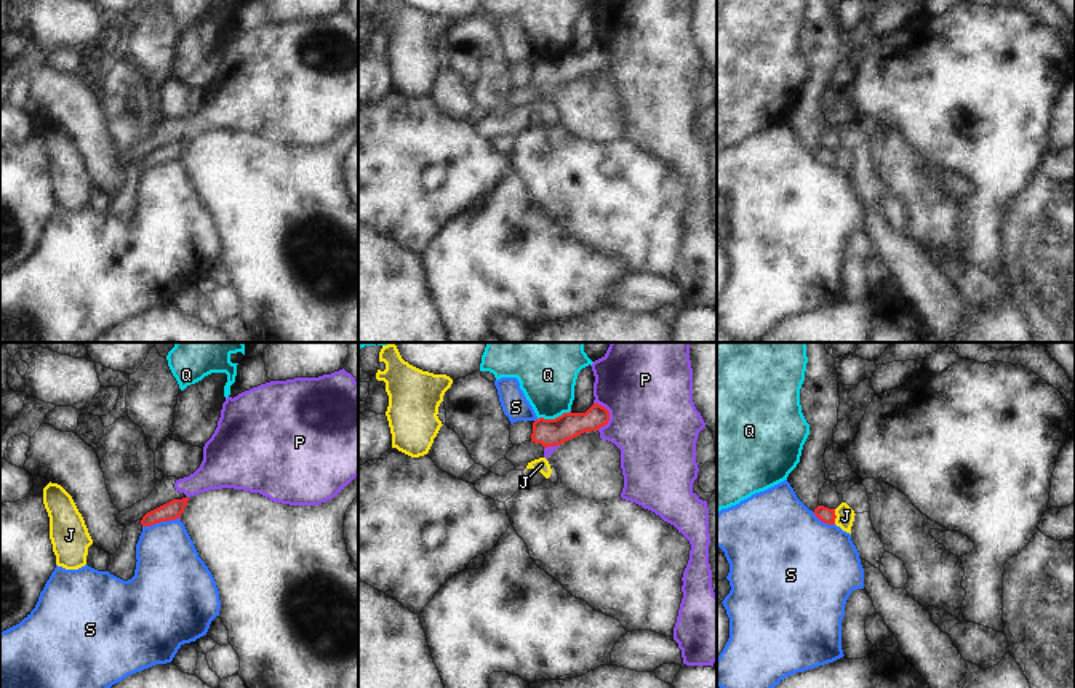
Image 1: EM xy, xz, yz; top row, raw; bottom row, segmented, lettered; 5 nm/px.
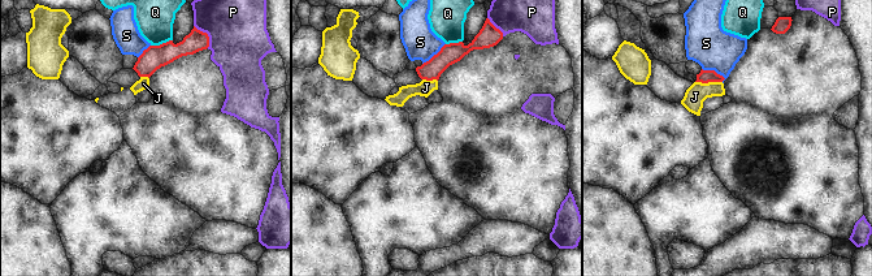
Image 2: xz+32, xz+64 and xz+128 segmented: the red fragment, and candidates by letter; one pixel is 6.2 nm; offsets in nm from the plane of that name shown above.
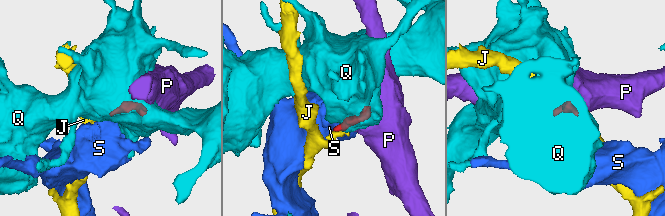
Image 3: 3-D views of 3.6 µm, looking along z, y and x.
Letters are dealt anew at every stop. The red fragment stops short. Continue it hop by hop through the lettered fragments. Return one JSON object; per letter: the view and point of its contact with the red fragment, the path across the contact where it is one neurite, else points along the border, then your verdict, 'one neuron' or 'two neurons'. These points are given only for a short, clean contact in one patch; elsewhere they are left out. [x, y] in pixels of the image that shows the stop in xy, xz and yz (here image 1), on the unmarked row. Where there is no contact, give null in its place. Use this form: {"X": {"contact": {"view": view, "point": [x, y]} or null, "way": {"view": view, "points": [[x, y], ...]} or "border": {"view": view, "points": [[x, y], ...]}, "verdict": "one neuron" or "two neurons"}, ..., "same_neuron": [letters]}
{"J": {"contact": {"view": "yz", "point": [835, 159]}, "border": {"view": "yz", "points": [[834, 151], [835, 165]]}, "verdict": "two neurons"}, "P": {"contact": {"view": "xz", "point": [608, 56]}, "border": {"view": "xz", "points": [[594, 44], [608, 53], [608, 63], [599, 71]]}, "verdict": "two neurons"}, "Q": {"contact": {"view": "xz", "point": [555, 60]}, "border": {"view": "xz", "points": [[570, 52], [554, 60], [538, 61]]}, "verdict": "two neurons"}, "S": {"contact": {"view": "xy", "point": [160, 162]}, "border": {"view": "xy", "points": [[179, 159], [143, 168]]}, "verdict": "two neurons"}, "same_neuron": []}

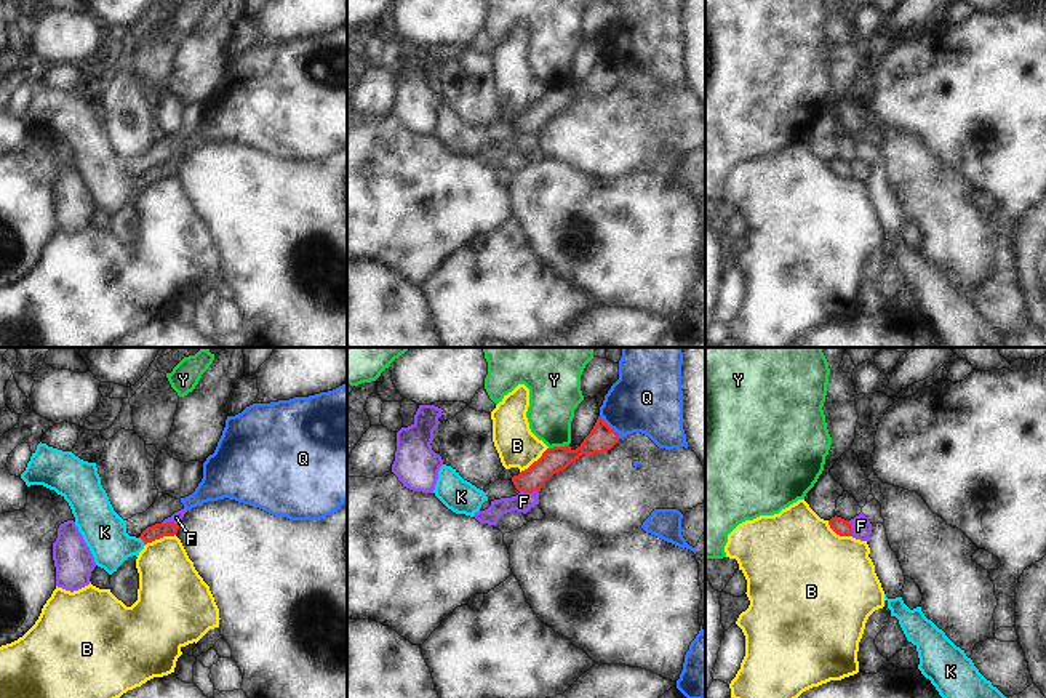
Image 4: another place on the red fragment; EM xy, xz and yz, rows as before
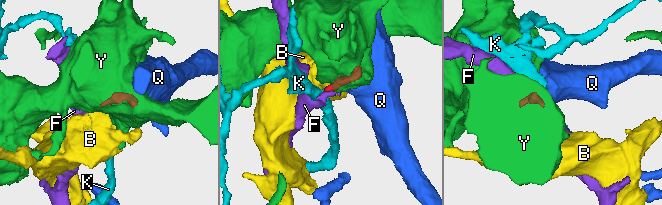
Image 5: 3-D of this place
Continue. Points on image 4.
{"B": {"contact": {"view": "xy", "point": [160, 178]}, "border": {"view": "xy", "points": [[175, 175], [163, 176], [146, 186]]}, "verdict": "two neurons"}, "F": {"contact": {"view": "xy", "point": [170, 164]}, "border": {"view": "xy", "points": [[179, 162], [162, 165]]}, "verdict": "two neurons"}, "K": {"contact": {"view": "xy", "point": [143, 181]}, "way": {"view": "xy", "points": [[170, 170], [157, 172], [143, 181], [115, 184], [104, 173]]}, "verdict": "one neuron"}, "Q": {"contact": {"view": "xz", "point": [608, 68]}, "border": {"view": "xz", "points": [[600, 56], [619, 79]]}, "verdict": "two neurons"}, "Y": {"contact": {"view": "xz", "point": [558, 88]}, "border": {"view": "xz", "points": [[568, 85], [549, 90]]}, "verdict": "two neurons"}, "same_neuron": ["K"]}

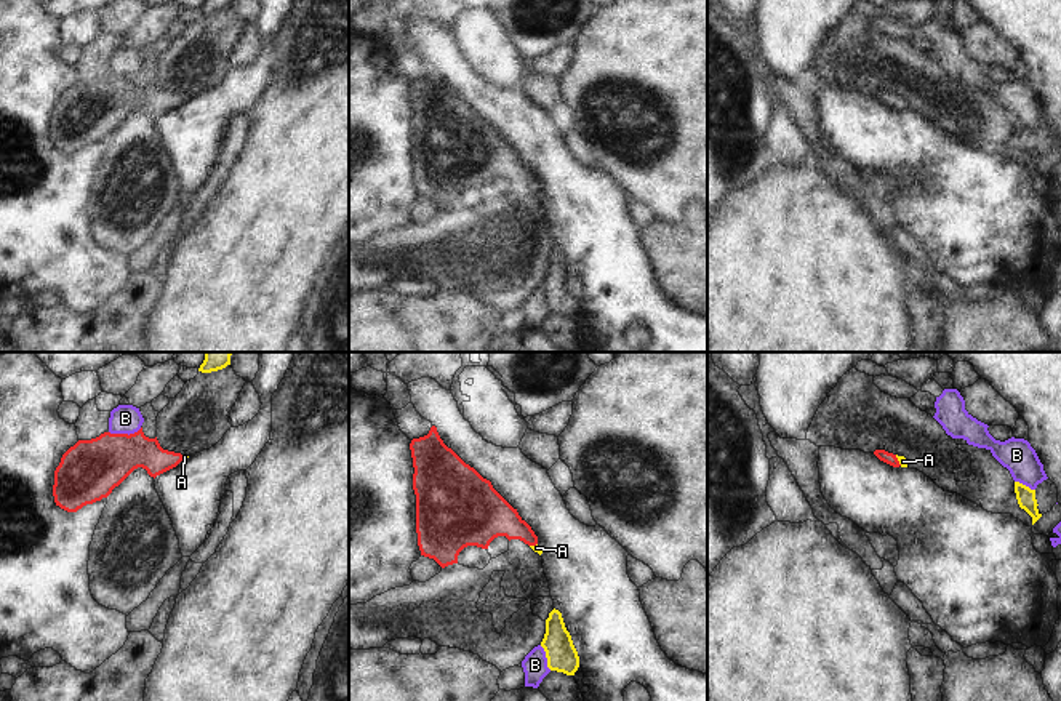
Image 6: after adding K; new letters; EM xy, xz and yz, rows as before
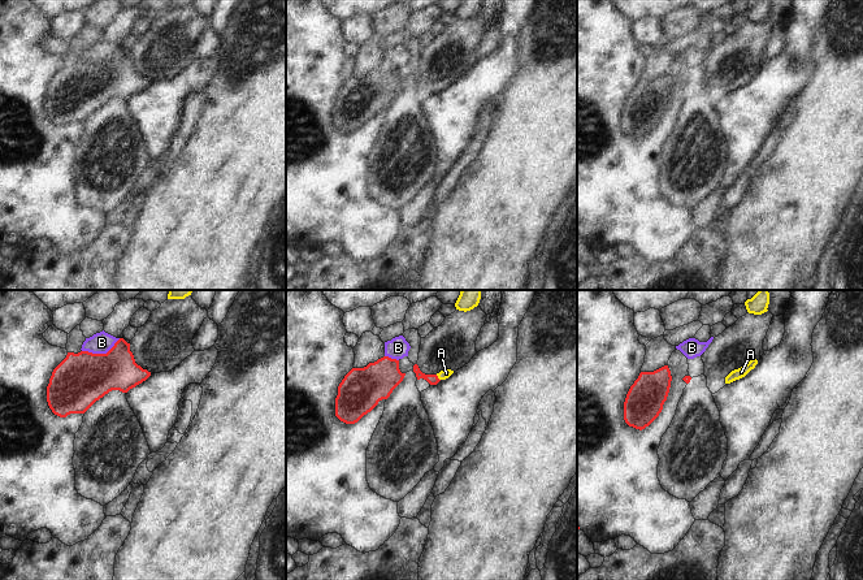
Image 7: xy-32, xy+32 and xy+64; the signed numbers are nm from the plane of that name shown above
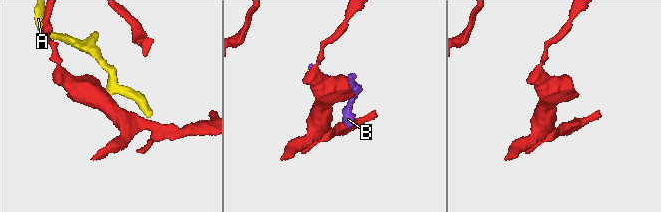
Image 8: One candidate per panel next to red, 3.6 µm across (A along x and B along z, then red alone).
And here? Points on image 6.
{"A": {"contact": {"view": "yz", "point": [896, 101]}, "way": {"view": "yz", "points": [[882, 96], [896, 101], [903, 103]]}, "verdict": "one neuron"}, "B": {"contact": {"view": "xy", "point": [125, 76]}, "border": {"view": "xy", "points": [[141, 69], [128, 76], [109, 74]]}, "verdict": "two neurons"}, "same_neuron": ["A"]}

